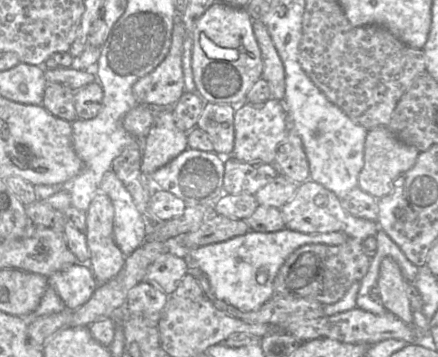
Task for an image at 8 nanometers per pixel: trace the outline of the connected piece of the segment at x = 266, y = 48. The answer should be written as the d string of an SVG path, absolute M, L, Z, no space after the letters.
M253 21L253 30L263 59L262 78L268 82L271 99L282 101L285 96L285 70L266 25Z

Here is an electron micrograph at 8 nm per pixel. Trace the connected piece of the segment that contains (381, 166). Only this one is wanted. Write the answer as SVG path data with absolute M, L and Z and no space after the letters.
M387 127L369 130L364 146L364 165L358 177L358 187L376 199L390 194L395 181L416 163L419 151L400 141Z

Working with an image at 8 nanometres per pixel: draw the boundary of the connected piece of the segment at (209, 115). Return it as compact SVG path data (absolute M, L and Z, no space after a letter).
M208 102L196 127L203 130L213 144L213 152L221 157L232 153L235 140L235 107L230 104Z

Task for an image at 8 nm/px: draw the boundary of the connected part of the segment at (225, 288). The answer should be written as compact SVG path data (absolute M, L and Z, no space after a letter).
M284 228L275 232L249 231L243 235L235 236L222 242L212 243L191 249L175 249L169 252L180 252L181 256L185 258L187 262L188 270L189 262L192 260L207 276L211 290L218 300L224 301L241 312L252 312L259 309L274 296L274 279L287 257L297 248L306 244L339 246L345 242L346 238L347 236L343 232L333 231L327 233L306 234Z

